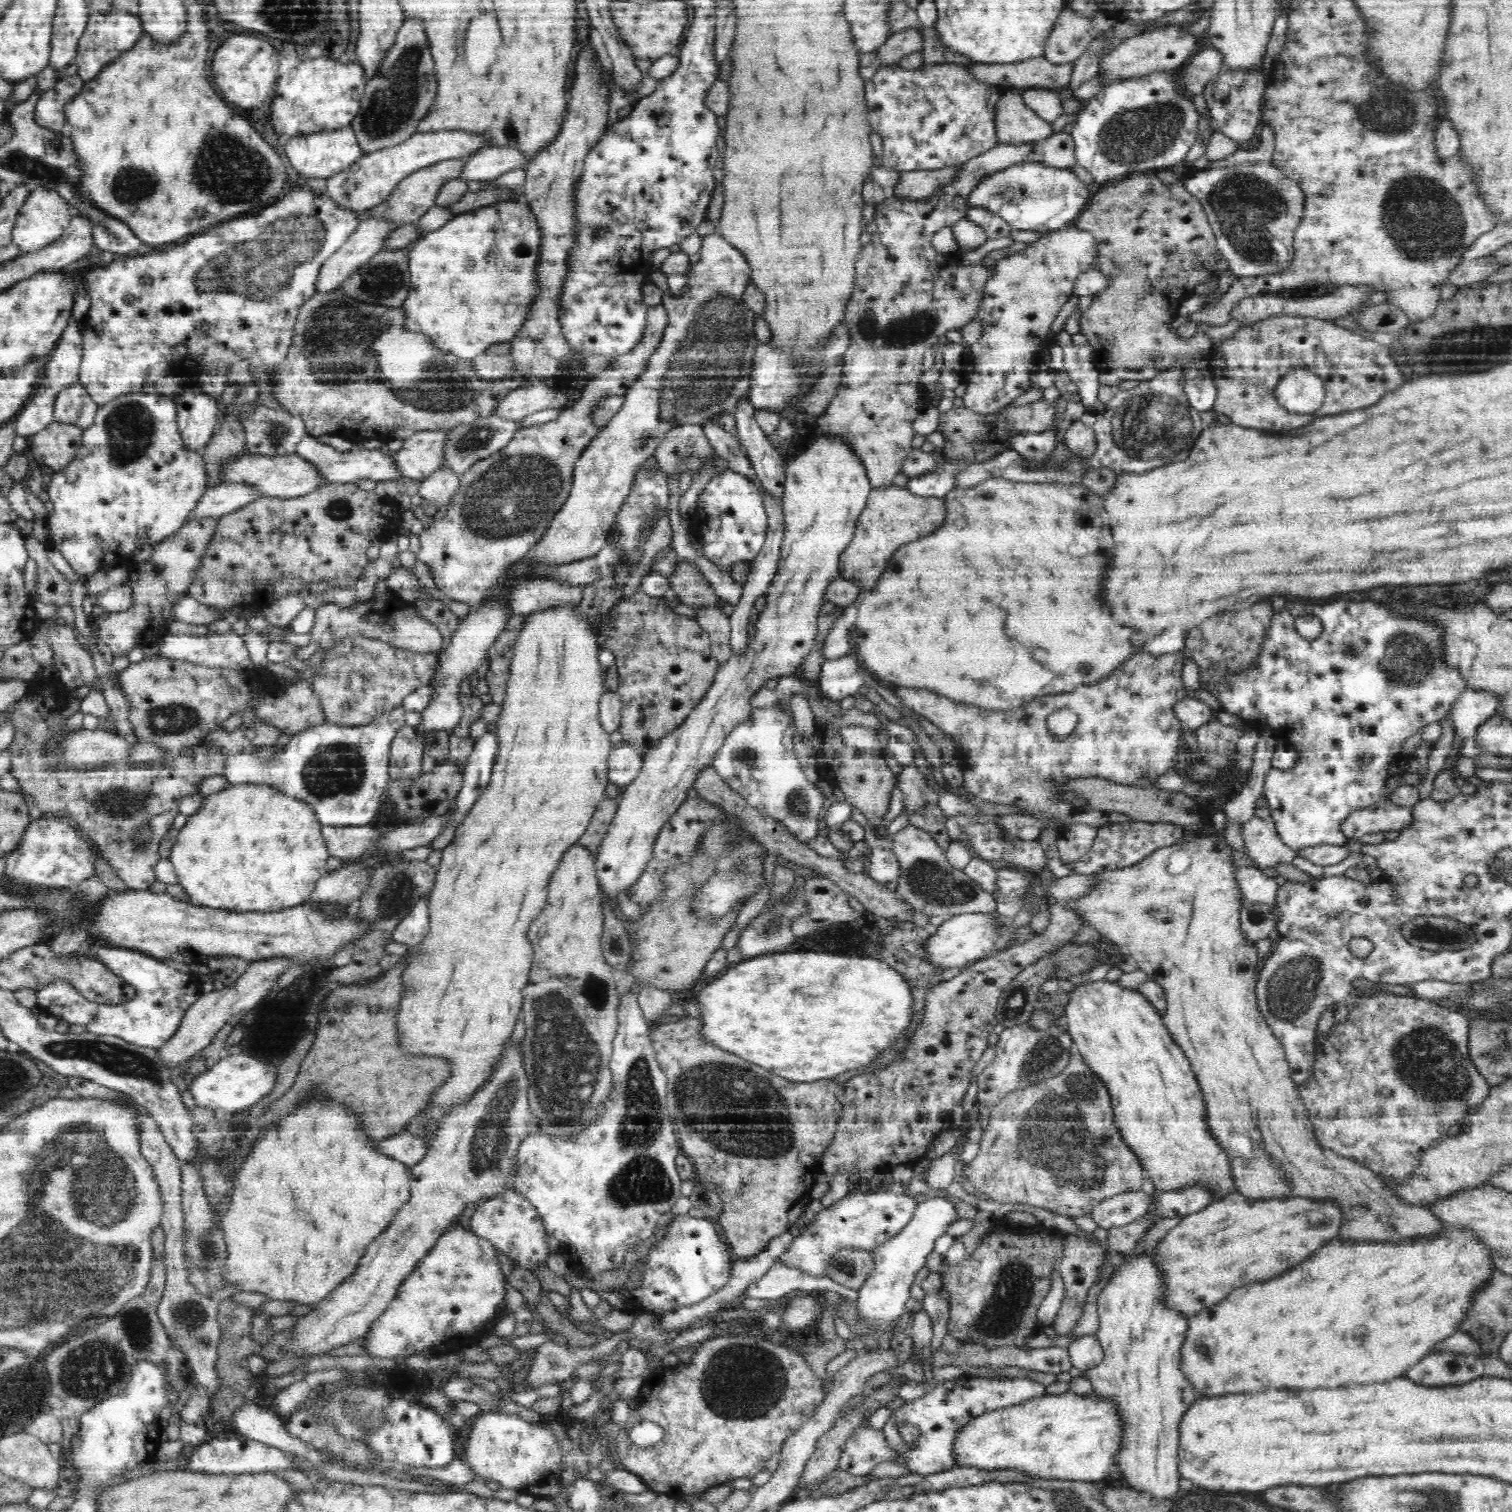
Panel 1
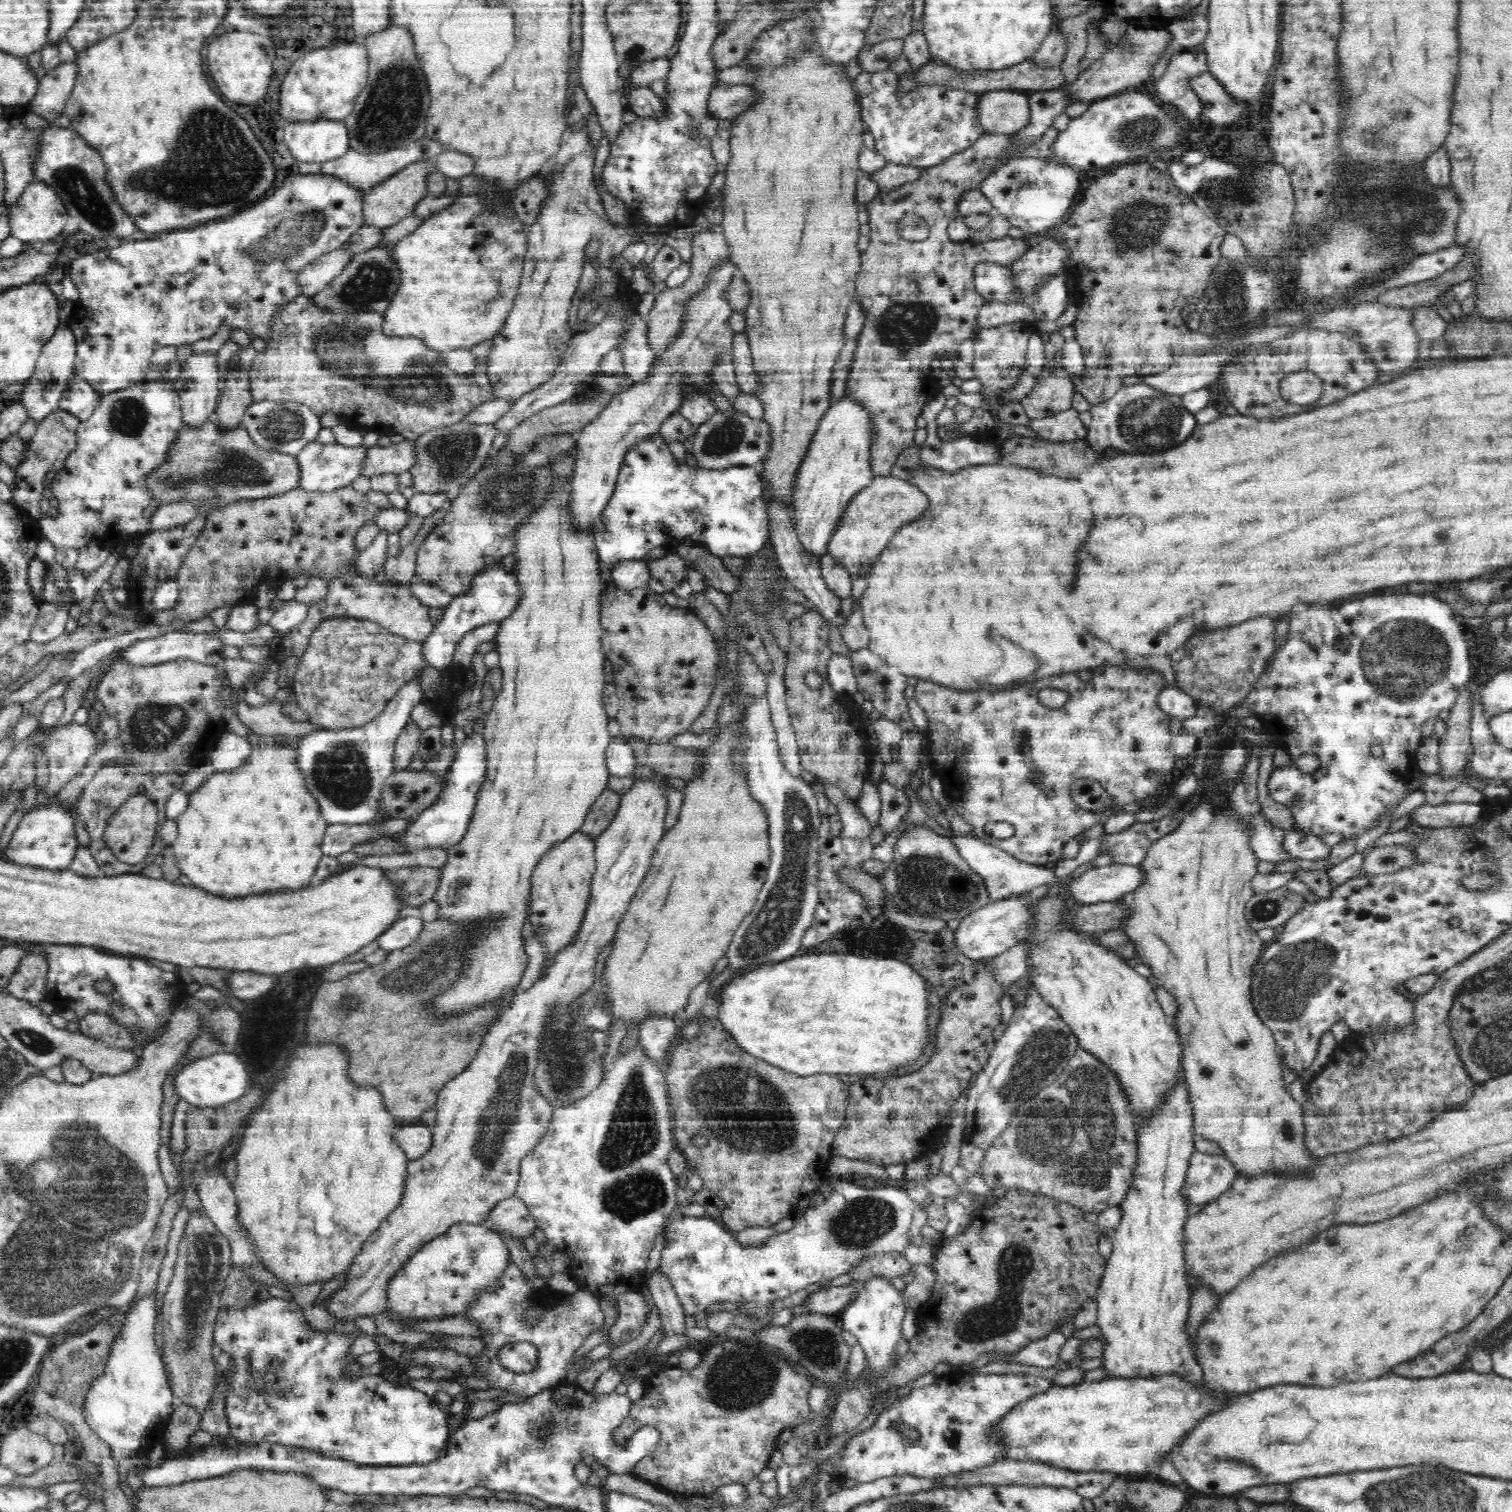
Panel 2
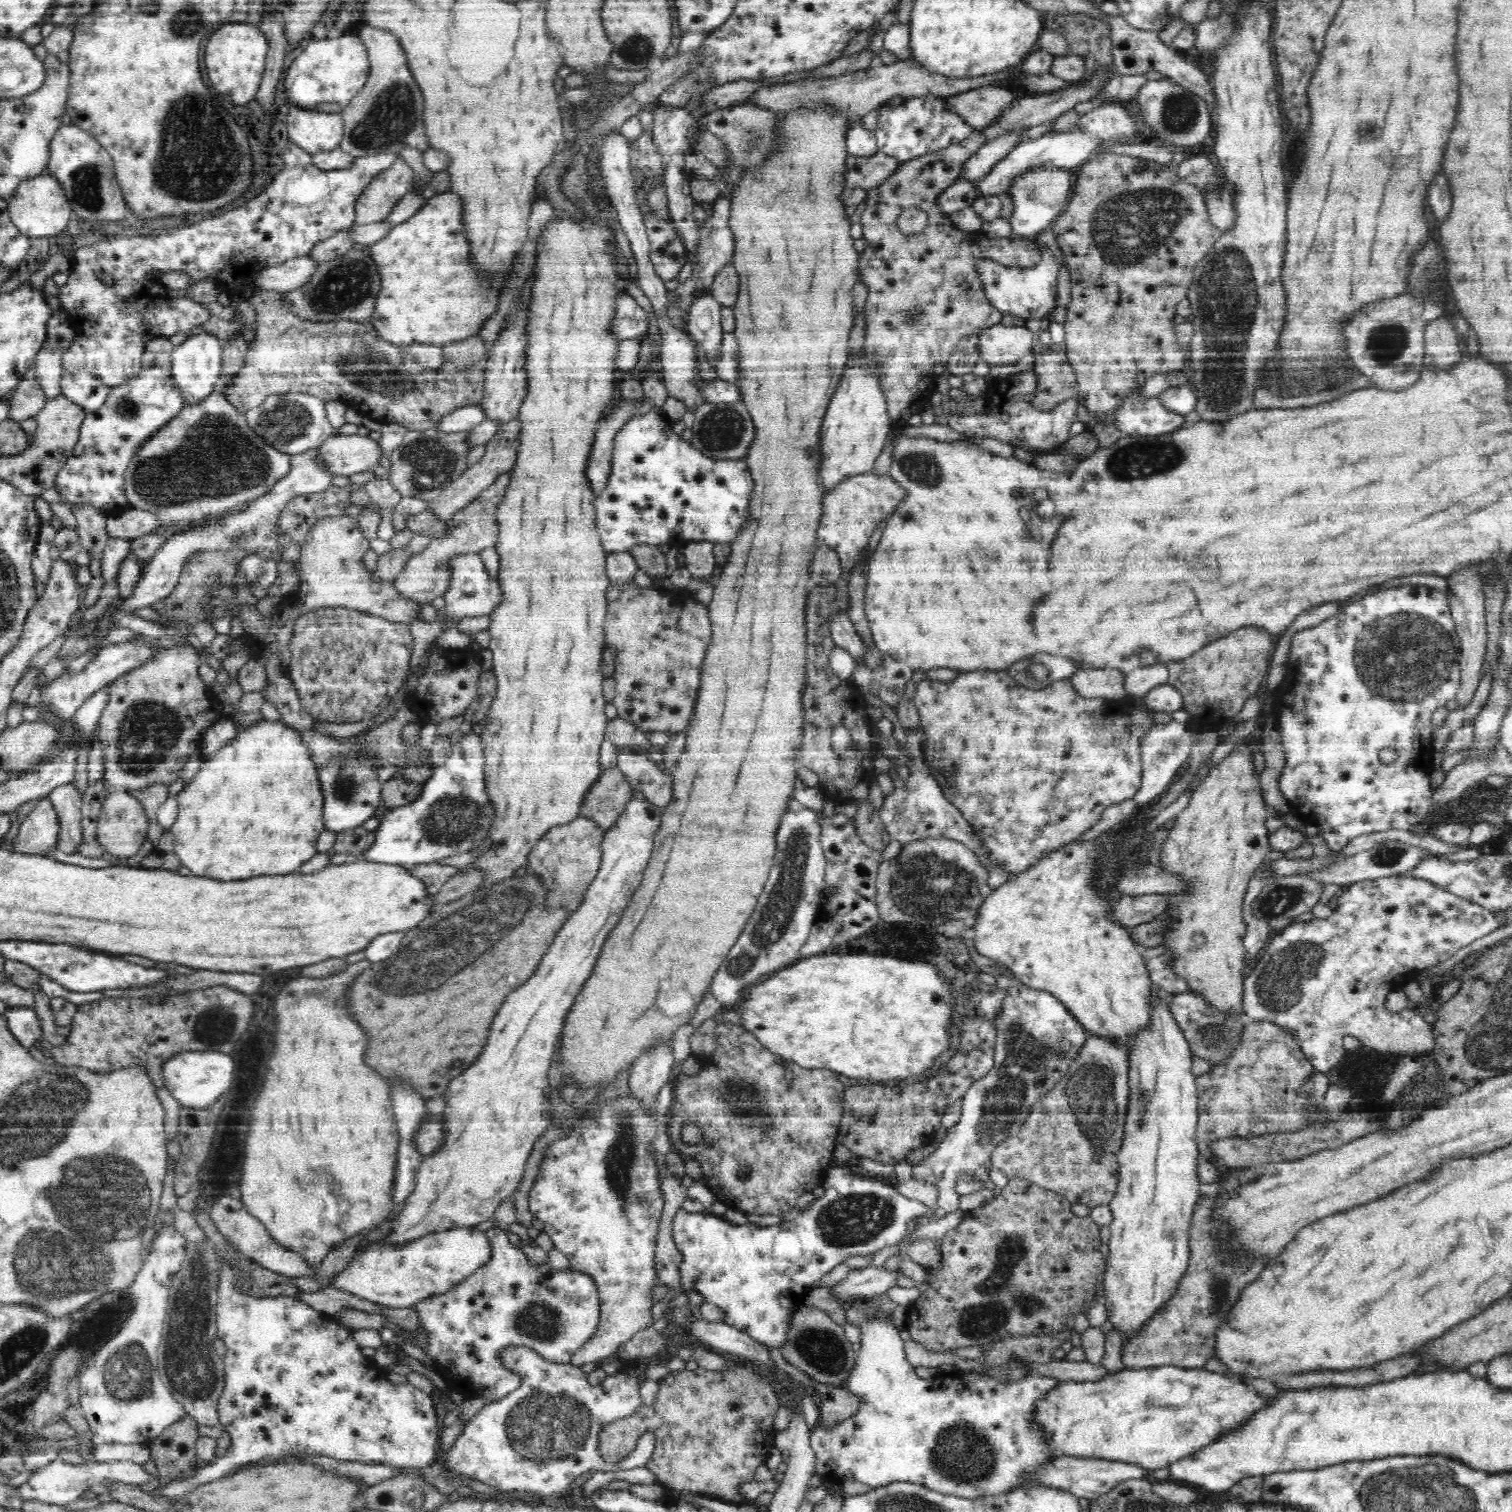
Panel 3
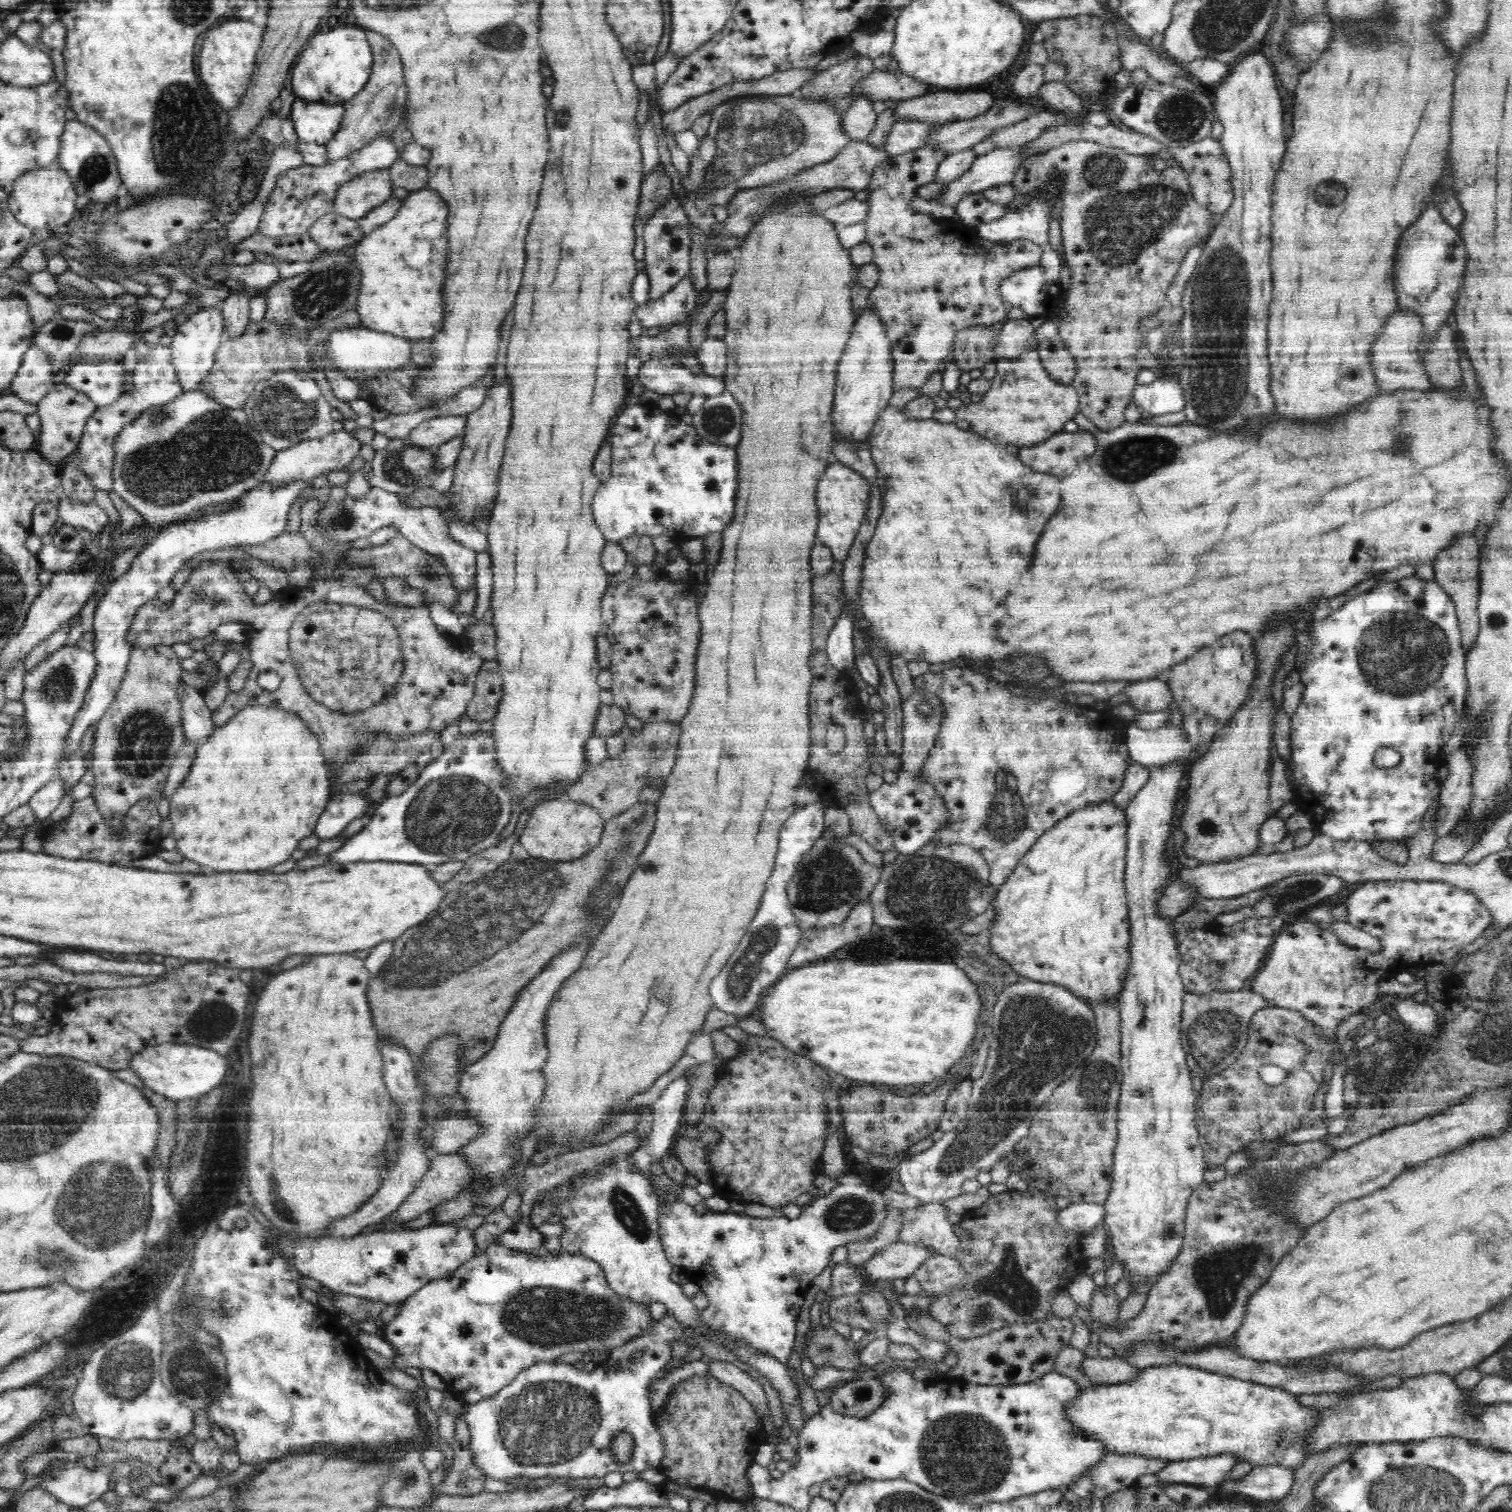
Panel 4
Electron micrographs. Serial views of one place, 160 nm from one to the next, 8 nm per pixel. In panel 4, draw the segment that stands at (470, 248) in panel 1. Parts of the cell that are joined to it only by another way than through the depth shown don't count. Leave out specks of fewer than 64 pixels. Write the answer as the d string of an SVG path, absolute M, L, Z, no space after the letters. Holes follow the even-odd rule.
M435 190L412 191L390 221L364 235L348 250L362 270L355 304L362 327L408 340L432 338L440 330L444 316L440 294L446 278L444 256L448 242L446 216L448 205Z

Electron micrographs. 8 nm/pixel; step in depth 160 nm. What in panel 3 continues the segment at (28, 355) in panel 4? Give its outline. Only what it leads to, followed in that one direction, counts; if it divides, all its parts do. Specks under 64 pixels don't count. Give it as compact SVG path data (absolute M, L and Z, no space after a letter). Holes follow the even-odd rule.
M34 366L29 368L20 379L19 385L8 398L10 403L10 416L8 418L16 421L34 418L46 404L46 393L36 381Z

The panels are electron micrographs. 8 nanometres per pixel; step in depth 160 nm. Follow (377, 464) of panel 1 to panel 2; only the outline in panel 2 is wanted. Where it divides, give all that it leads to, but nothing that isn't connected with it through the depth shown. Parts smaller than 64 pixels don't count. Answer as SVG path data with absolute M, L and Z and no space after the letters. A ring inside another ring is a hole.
M314 441L307 444L295 456L300 467L299 487L308 492L326 492L350 485L361 475L360 471L366 458L367 448L364 444L348 447L337 442L322 444Z

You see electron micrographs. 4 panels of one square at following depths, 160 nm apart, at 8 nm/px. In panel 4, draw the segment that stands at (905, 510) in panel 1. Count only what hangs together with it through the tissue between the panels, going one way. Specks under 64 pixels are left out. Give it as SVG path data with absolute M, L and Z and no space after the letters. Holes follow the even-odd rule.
M842 463L829 464L823 472L822 479L816 487L816 502L820 512L817 540L830 548L835 560L844 562L850 554L852 544L870 503L871 481L855 469Z

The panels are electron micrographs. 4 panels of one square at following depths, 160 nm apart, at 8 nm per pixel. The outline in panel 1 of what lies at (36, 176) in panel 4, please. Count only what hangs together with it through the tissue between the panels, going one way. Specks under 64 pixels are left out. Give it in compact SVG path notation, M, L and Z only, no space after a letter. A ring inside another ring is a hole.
M42 188L34 189L25 200L16 218L15 225L11 232L12 243L22 248L24 252L40 250L50 243L54 243L55 240L58 240L72 218L73 212L70 205L67 204L67 200L62 196L55 191Z

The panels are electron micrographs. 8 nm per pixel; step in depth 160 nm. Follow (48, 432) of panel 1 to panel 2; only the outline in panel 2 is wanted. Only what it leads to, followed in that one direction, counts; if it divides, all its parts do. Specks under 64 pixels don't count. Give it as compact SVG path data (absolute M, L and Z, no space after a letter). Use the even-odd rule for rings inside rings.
M60 407L37 422L37 430L27 442L27 458L16 468L16 488L12 487L13 502L30 517L39 520L40 500L48 496L49 479L64 466L68 455L76 448L77 428L81 420Z

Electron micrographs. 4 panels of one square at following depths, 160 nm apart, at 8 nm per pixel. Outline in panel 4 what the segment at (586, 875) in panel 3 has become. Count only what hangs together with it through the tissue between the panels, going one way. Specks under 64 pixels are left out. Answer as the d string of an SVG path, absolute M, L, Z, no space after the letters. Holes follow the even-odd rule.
M560 799L540 800L532 808L519 841L529 856L548 862L571 862L588 854L599 844L604 825L605 820L600 813L588 804Z

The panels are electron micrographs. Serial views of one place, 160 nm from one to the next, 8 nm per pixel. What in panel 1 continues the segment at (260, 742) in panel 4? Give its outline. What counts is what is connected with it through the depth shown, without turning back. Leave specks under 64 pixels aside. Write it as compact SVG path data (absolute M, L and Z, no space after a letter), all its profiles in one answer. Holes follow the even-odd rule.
M230 783L227 788L206 796L200 810L188 816L169 859L178 875L178 883L186 888L194 904L240 912L276 912L310 900L314 884L327 873L326 860L330 853L322 837L322 827L312 807L300 799L293 799L268 785Z

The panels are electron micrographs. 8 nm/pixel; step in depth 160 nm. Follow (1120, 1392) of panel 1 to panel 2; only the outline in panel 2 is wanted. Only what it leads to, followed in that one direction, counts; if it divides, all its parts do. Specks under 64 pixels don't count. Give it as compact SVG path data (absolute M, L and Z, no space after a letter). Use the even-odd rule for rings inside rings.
M1182 1077L1179 1083L1175 1084L1174 1090L1167 1096L1166 1103L1160 1103L1159 1107L1155 1108L1155 1115L1152 1115L1151 1119L1147 1120L1148 1124L1144 1124L1142 1128L1138 1128L1138 1164L1135 1168L1134 1179L1131 1180L1131 1188L1127 1192L1126 1198L1119 1204L1119 1207L1122 1209L1122 1218L1114 1231L1110 1233L1113 1249L1110 1257L1107 1259L1106 1272L1103 1274L1102 1284L1097 1288L1098 1294L1095 1296L1098 1311L1097 1325L1100 1327L1100 1333L1107 1340L1105 1350L1102 1354L1103 1363L1100 1367L1106 1369L1106 1376L1108 1377L1151 1377L1163 1374L1176 1374L1190 1383L1198 1383L1198 1386L1200 1386L1200 1382L1204 1378L1204 1375L1201 1374L1200 1363L1196 1362L1190 1332L1187 1332L1192 1290L1188 1287L1188 1279L1185 1278L1184 1274L1184 1224L1186 1224L1186 1220L1189 1217L1189 1204L1182 1197L1180 1190L1184 1188L1187 1170L1190 1166L1190 1158L1195 1153L1194 1144L1196 1140L1194 1140L1193 1134L1194 1119L1192 1118L1192 1103L1190 1103L1188 1096L1188 1085L1186 1085L1186 1081L1184 1080L1185 1077Z

